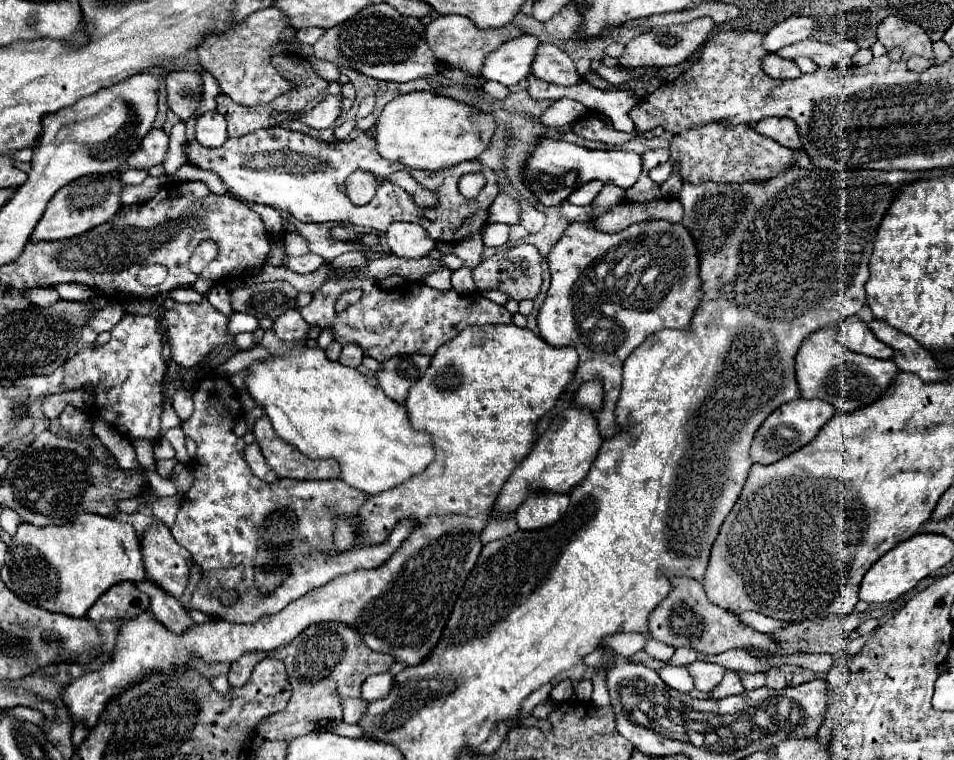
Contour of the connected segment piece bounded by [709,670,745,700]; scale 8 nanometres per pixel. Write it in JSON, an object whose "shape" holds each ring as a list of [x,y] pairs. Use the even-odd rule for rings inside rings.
{"shape":[[[727,670],[723,680],[709,692],[709,698],[711,700],[721,700],[721,698],[727,698],[727,696],[735,696],[735,694],[743,694],[745,688],[741,684],[741,678],[737,672],[733,670]]]}

